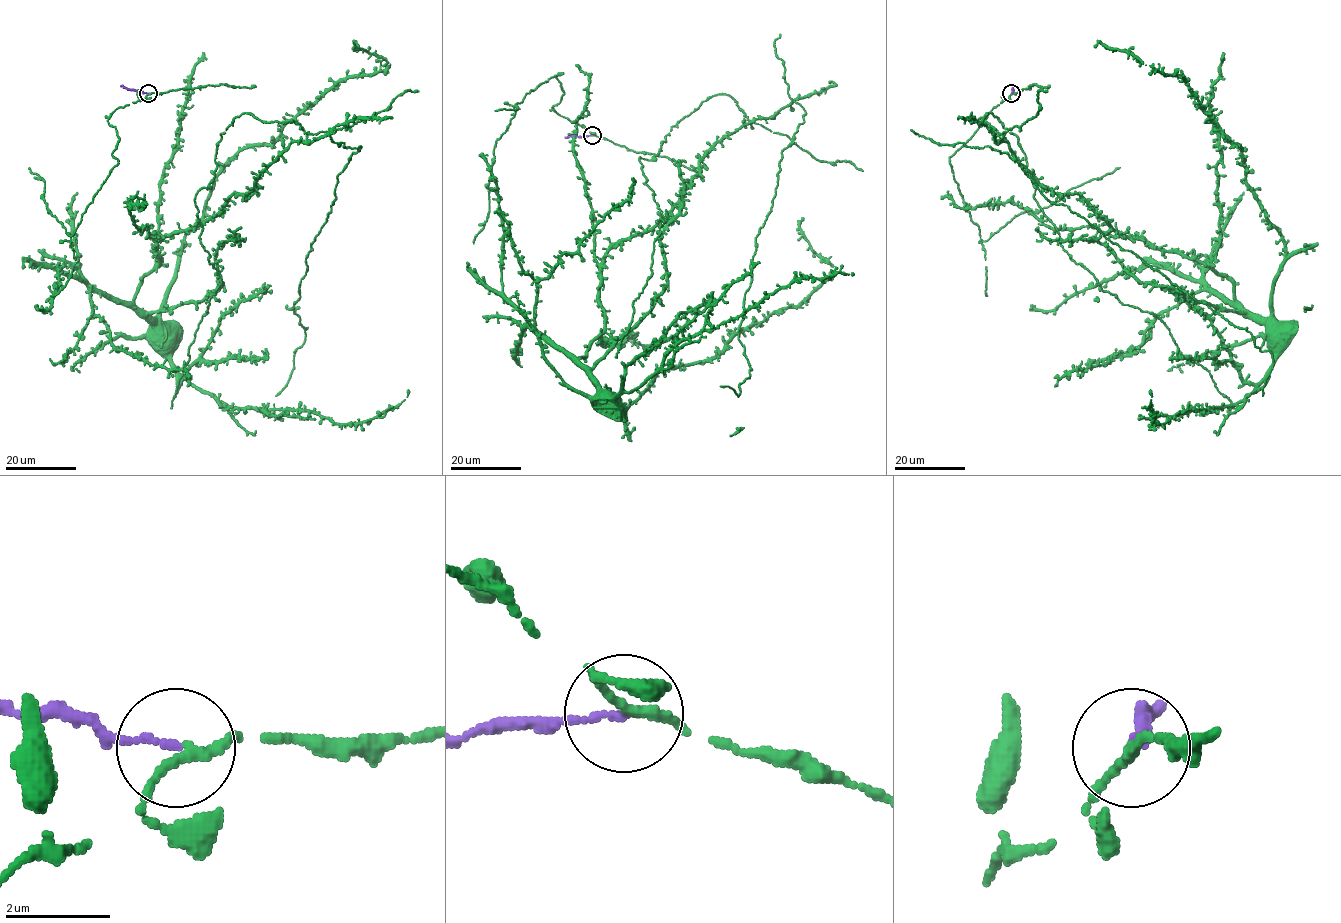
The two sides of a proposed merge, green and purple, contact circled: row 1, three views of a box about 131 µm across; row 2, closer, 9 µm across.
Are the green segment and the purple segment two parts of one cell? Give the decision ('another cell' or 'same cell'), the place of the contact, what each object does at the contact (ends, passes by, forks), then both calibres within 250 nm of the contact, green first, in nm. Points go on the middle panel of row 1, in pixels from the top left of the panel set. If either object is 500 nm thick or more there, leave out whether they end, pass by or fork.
another cell; at (592, 135); green passes by; purple ends there; 160 nm thick on the green side, 130 nm on the other

